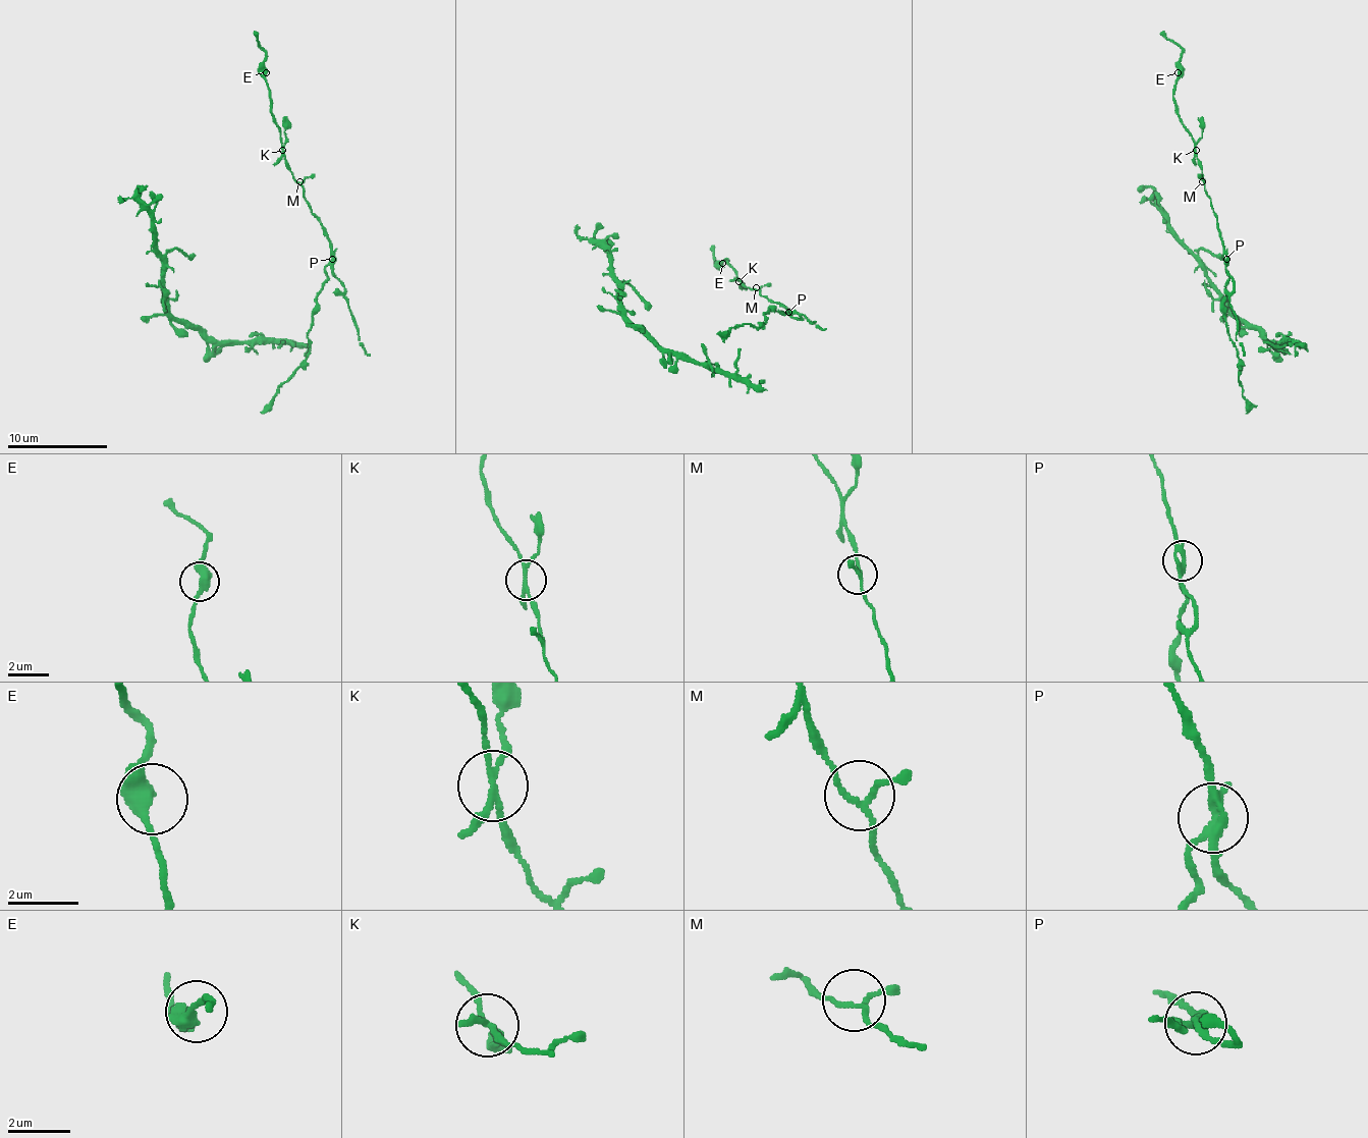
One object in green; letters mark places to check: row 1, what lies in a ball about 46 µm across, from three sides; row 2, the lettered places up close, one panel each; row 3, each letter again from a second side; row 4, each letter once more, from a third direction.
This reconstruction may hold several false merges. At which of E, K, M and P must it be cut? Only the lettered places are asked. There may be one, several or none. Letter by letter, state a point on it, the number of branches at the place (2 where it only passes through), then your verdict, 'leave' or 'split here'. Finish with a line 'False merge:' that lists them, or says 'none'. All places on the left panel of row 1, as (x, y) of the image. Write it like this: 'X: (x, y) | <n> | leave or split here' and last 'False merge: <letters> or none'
E: (266, 72) | 3 | leave
K: (282, 150) | 4 | split here
M: (299, 181) | 3 | leave
P: (332, 259) | 3 | split here
False merge: K, P

